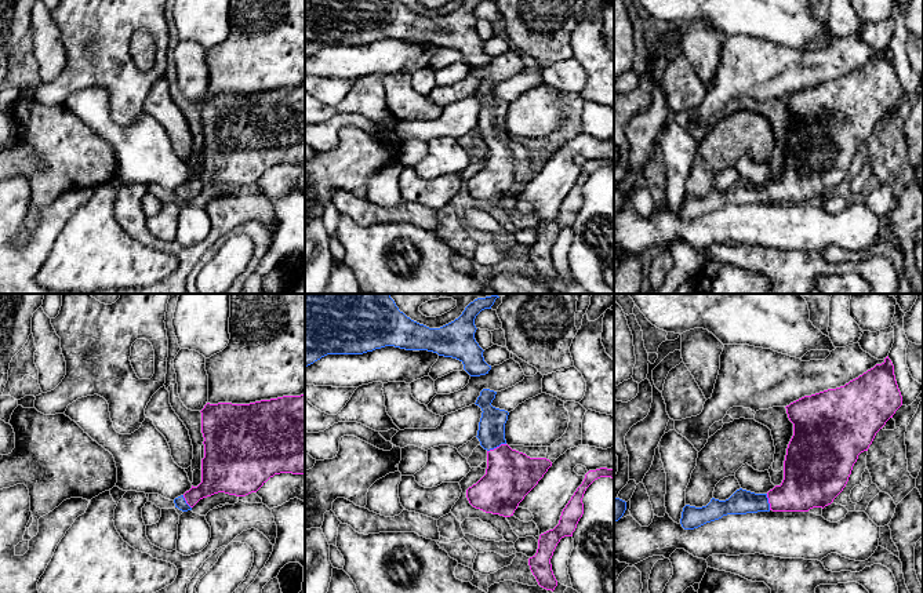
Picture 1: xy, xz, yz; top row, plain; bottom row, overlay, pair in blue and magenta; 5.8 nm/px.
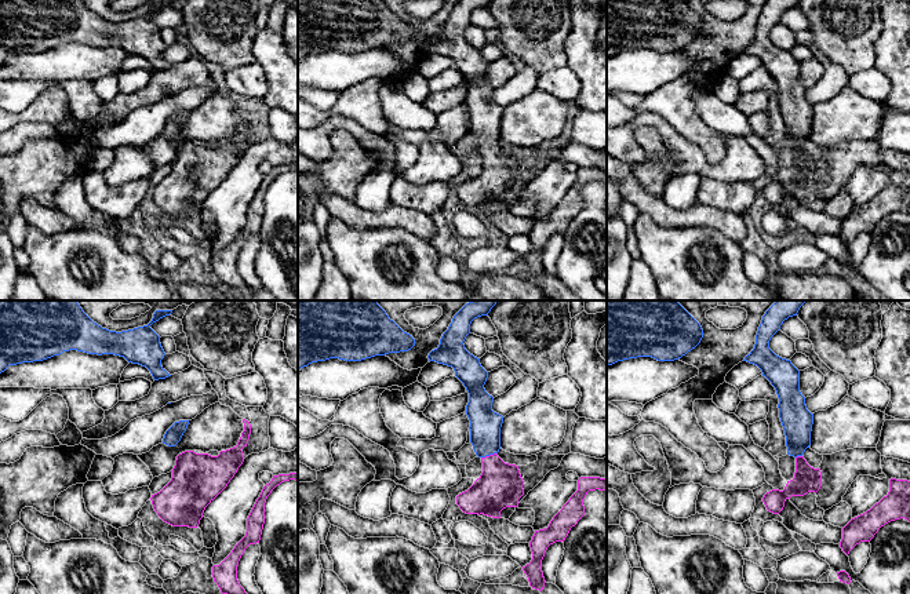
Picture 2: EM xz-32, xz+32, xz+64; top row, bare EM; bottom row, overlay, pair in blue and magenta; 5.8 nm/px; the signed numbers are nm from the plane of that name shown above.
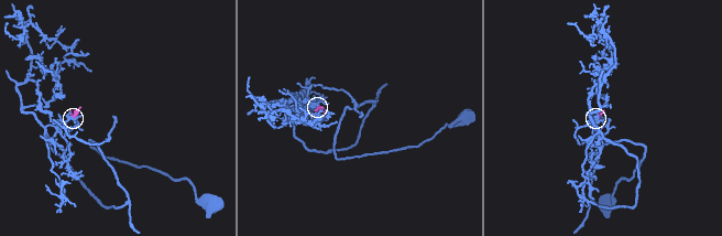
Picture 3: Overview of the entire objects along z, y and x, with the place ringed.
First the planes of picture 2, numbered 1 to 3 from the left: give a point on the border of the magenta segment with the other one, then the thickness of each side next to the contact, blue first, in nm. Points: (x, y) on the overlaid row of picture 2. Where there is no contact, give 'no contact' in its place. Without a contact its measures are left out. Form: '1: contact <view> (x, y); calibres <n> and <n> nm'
1: no contact
2: contact xz+32 (488, 455); calibres 180 and 260 nm
3: contact xz+64 (799, 455); calibres 180 and 150 nm

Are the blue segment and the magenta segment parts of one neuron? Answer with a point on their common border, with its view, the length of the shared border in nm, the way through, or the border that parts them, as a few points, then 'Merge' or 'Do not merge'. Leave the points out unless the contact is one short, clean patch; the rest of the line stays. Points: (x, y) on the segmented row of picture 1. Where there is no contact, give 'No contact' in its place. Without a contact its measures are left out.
Touches blue at xz (495, 447). Shared border 120 nm. Path across: xz (491, 428), (495, 447), (511, 475). Merge

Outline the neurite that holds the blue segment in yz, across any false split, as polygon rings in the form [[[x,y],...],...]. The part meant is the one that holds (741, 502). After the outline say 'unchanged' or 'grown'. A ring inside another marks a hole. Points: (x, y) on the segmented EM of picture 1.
[[[889,356],[882,364],[876,364],[844,386],[804,396],[791,403],[785,408],[793,423],[793,436],[786,448],[782,483],[767,494],[740,488],[726,501],[712,498],[702,507],[686,505],[680,519],[682,527],[694,530],[727,514],[824,509],[843,491],[858,455],[868,451],[876,433],[901,405],[902,396]]]; grown

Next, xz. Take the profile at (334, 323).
[[[305,294],[305,367],[327,354],[363,354],[395,346],[453,357],[464,364],[470,376],[486,375],[491,365],[484,361],[484,350],[475,339],[475,319],[482,310],[491,309],[497,298],[499,296],[477,298],[454,321],[429,328],[400,312],[389,294]]]; unchanged

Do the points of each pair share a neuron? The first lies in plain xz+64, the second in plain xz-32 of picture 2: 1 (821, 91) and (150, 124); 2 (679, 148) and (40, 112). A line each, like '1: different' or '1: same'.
1: same
2: different

